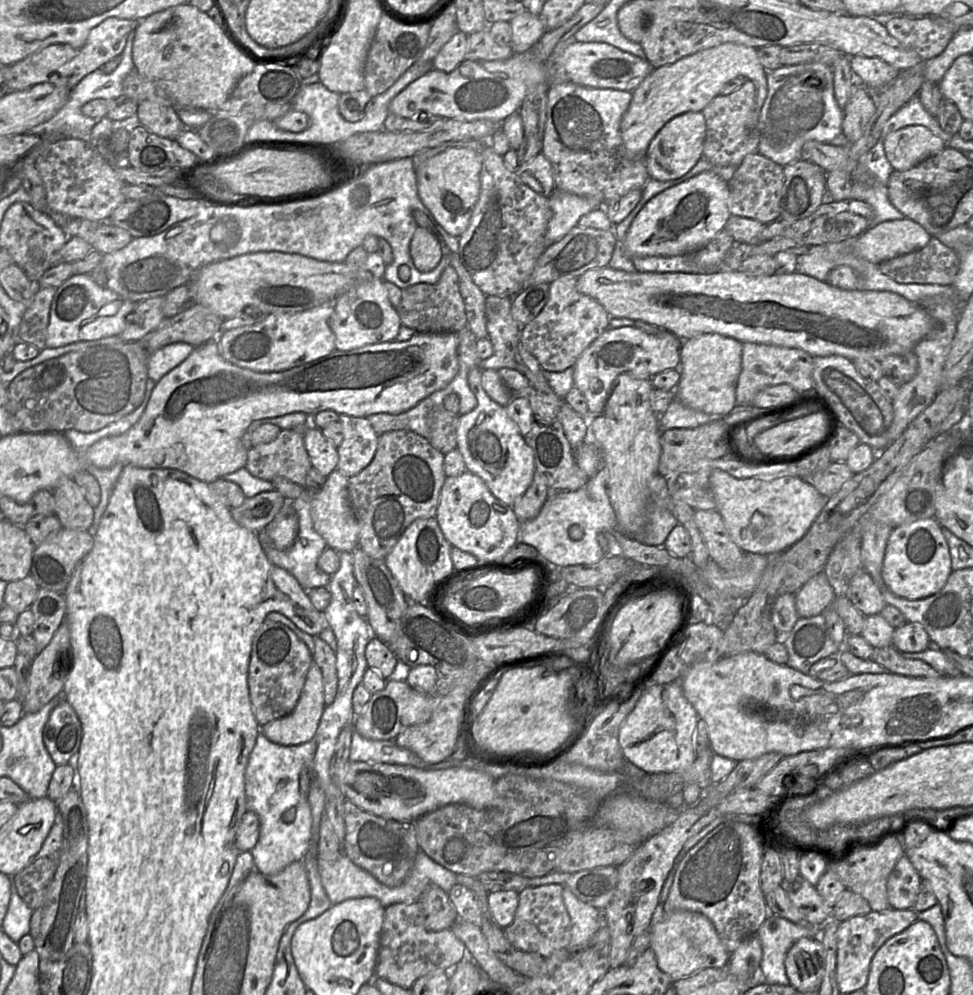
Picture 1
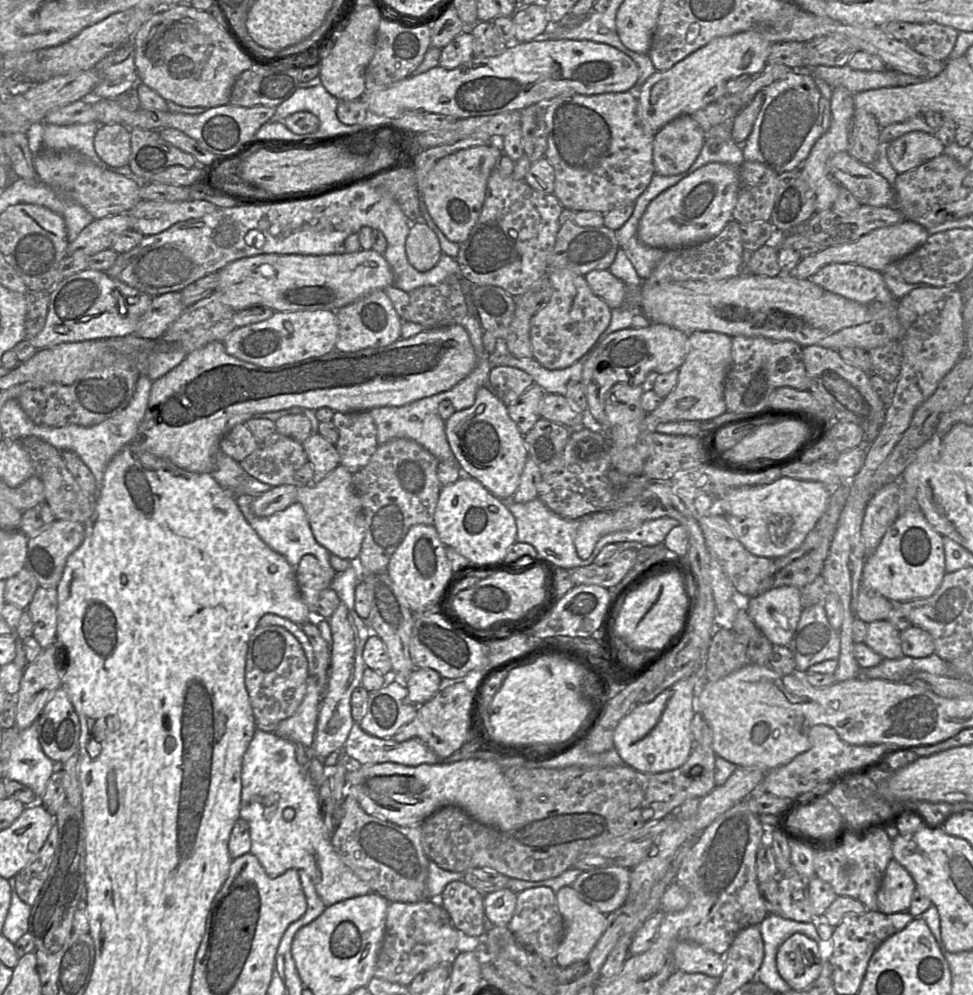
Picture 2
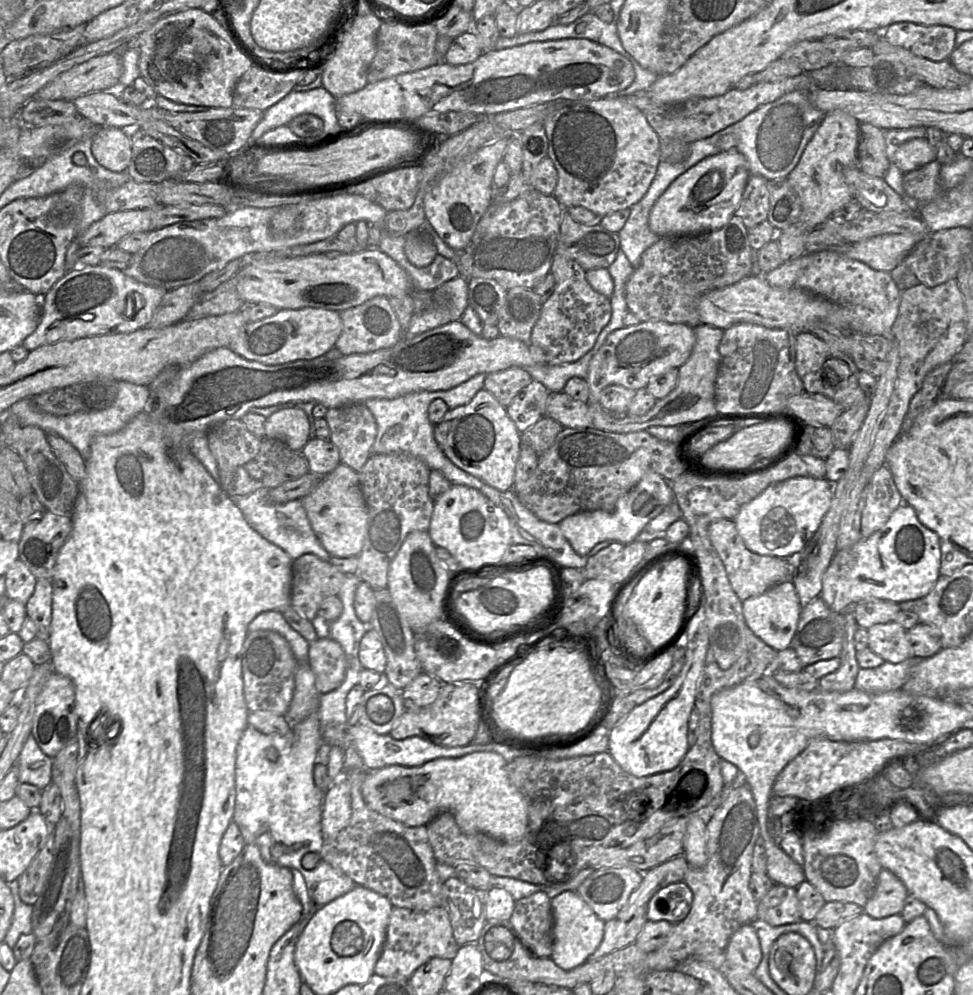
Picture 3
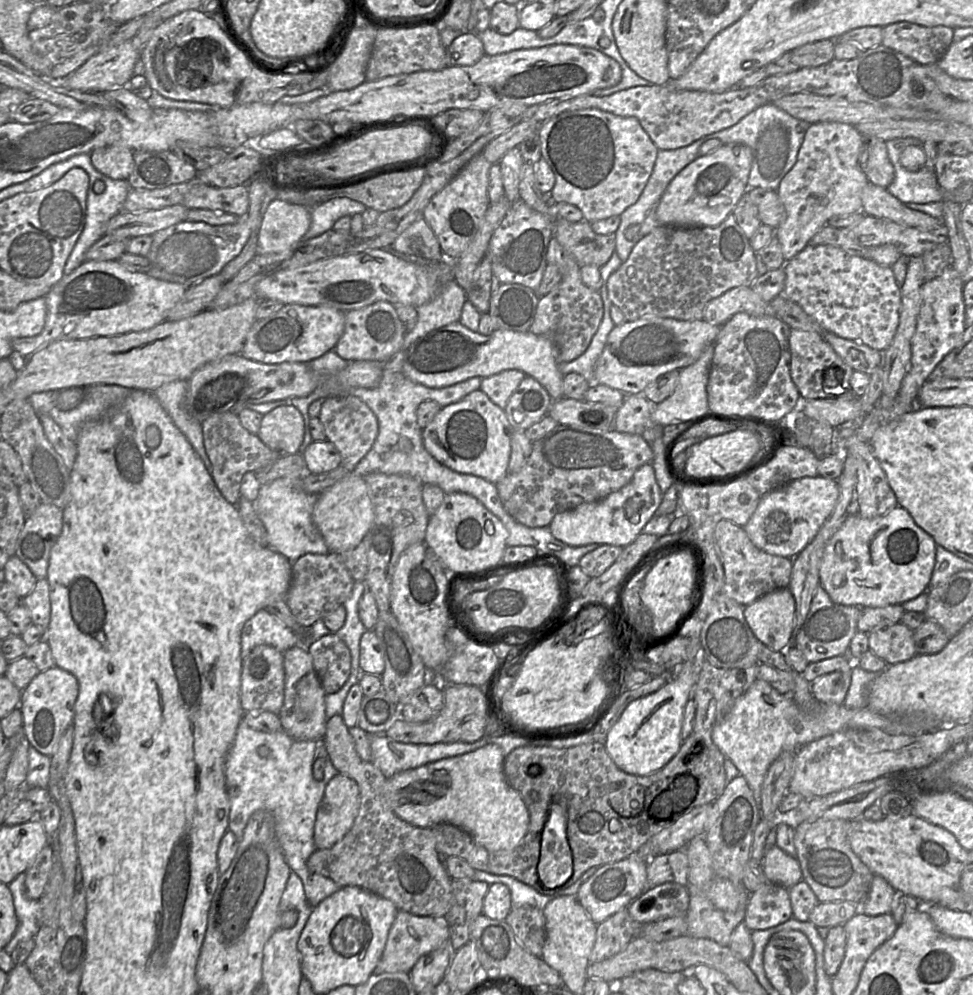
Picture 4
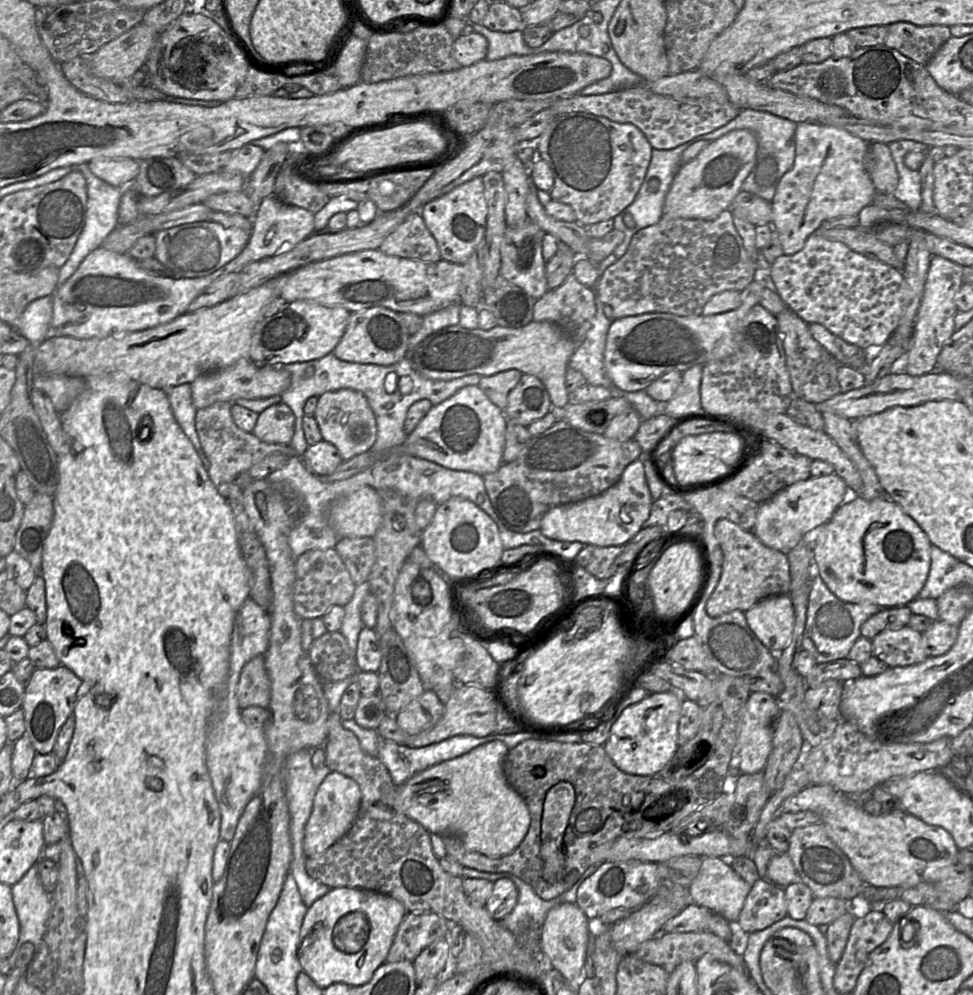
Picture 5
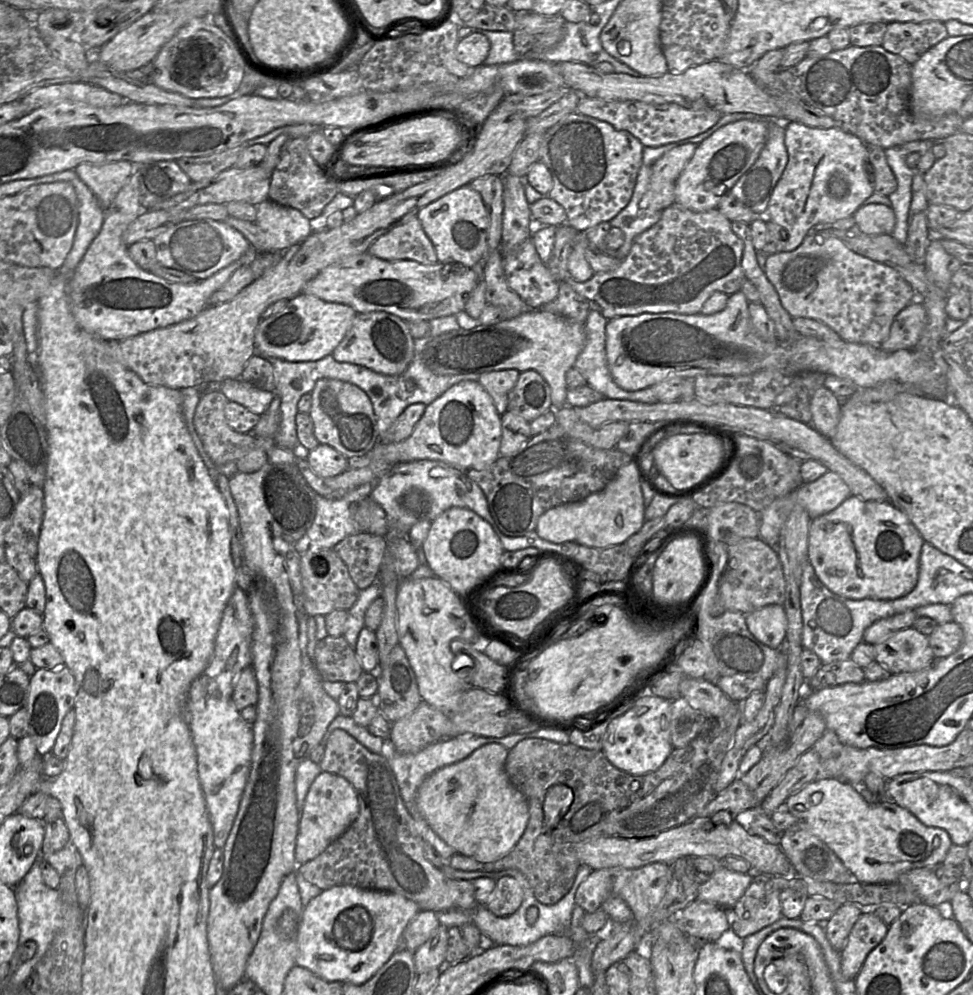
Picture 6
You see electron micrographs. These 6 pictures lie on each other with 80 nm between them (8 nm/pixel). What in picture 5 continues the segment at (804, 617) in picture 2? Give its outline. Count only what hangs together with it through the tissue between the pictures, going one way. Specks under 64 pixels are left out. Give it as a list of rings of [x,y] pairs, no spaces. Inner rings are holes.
[[[812,564],[810,593],[801,648],[807,650],[816,664],[846,658],[854,642],[861,636],[861,625],[882,607],[873,603],[848,603],[838,599],[815,572]]]

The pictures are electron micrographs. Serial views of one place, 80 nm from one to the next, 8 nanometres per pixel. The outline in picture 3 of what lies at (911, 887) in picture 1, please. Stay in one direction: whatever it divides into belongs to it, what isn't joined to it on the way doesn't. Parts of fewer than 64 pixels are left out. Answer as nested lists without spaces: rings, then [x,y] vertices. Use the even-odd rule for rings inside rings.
[[[882,869],[872,895],[862,909],[873,918],[900,914],[907,897],[908,891],[902,881],[891,871]]]

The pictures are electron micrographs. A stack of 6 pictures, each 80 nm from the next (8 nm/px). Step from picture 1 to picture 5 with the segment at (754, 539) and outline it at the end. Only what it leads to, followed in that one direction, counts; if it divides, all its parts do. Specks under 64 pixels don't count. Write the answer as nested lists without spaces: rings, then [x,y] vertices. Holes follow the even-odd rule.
[[[837,474],[798,481],[759,504],[754,535],[767,547],[787,554],[806,534],[828,522],[848,496],[856,494]]]

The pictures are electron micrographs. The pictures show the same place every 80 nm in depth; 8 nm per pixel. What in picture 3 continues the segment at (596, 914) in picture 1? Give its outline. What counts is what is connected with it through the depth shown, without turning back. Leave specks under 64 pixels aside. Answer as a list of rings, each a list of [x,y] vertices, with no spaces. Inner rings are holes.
[[[565,891],[551,899],[554,918],[554,947],[551,958],[564,970],[572,970],[587,962],[604,936],[605,922],[573,891]]]

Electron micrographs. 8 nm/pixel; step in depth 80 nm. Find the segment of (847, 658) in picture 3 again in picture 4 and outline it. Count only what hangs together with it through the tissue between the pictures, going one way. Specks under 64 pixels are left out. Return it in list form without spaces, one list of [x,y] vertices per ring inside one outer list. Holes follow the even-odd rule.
[[[854,661],[850,667],[822,675],[810,683],[814,698],[821,704],[844,704],[850,687]]]

